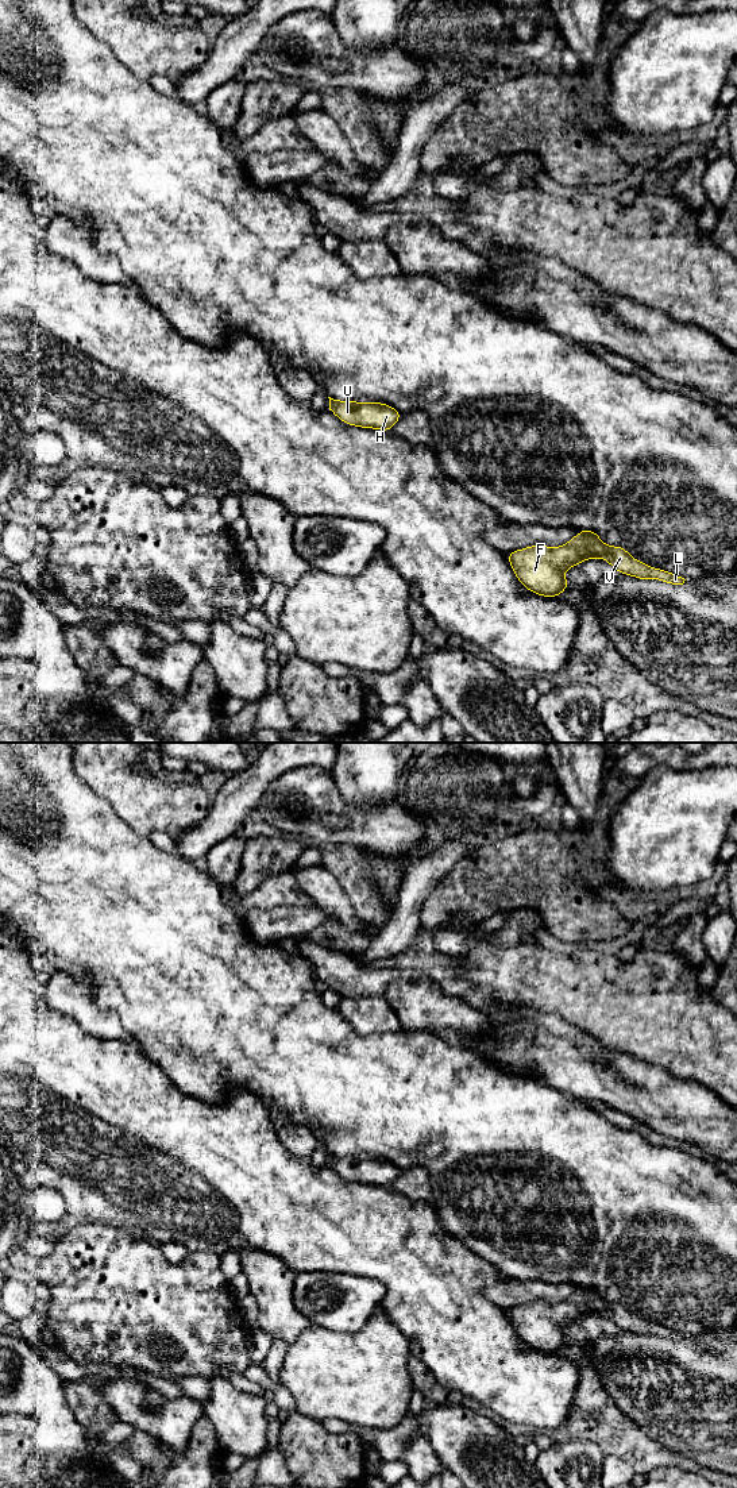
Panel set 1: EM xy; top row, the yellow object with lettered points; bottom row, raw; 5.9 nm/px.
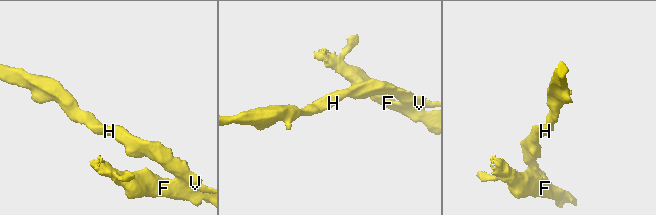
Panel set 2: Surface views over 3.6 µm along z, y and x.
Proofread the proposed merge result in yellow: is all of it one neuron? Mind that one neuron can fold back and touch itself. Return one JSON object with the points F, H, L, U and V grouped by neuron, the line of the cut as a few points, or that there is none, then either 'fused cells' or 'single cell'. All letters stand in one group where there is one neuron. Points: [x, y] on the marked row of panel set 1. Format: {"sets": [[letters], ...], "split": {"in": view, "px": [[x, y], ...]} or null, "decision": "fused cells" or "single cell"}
{"sets": [["F"], ["H", "L", "U", "V"]], "split": {"in": "xy", "px": [[568, 543], [577, 548], [598, 543], [605, 550], [605, 558]]}, "decision": "fused cells"}

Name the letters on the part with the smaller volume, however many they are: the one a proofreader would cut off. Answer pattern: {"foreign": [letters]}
{"foreign": ["F"]}

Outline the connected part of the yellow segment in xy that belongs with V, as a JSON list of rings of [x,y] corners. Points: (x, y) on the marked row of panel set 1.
[[[582,528],[582,532],[568,541],[571,547],[579,550],[595,543],[601,544],[606,550],[605,559],[621,574],[633,575],[640,579],[656,578],[671,585],[683,585],[686,581],[684,578],[661,568],[652,568],[638,560],[634,560],[622,547],[607,547],[593,531],[586,531]]]

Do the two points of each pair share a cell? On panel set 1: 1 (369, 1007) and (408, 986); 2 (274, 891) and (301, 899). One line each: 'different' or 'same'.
1: different
2: same

